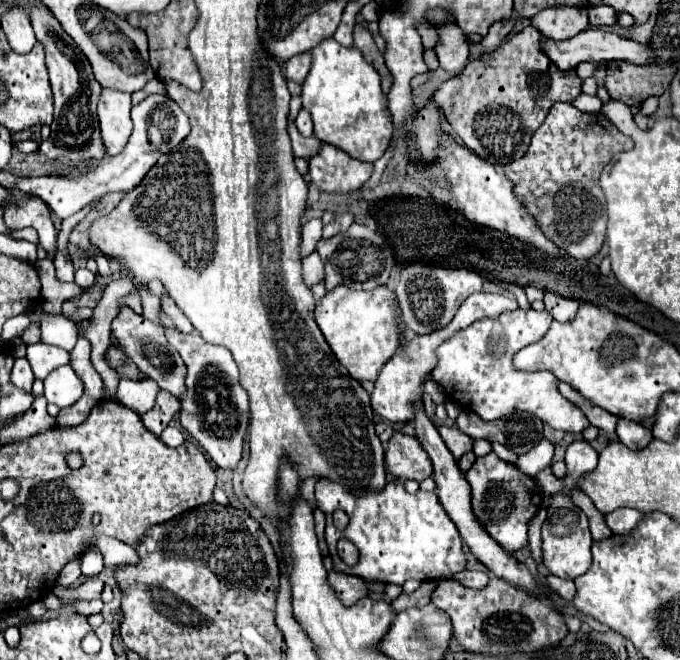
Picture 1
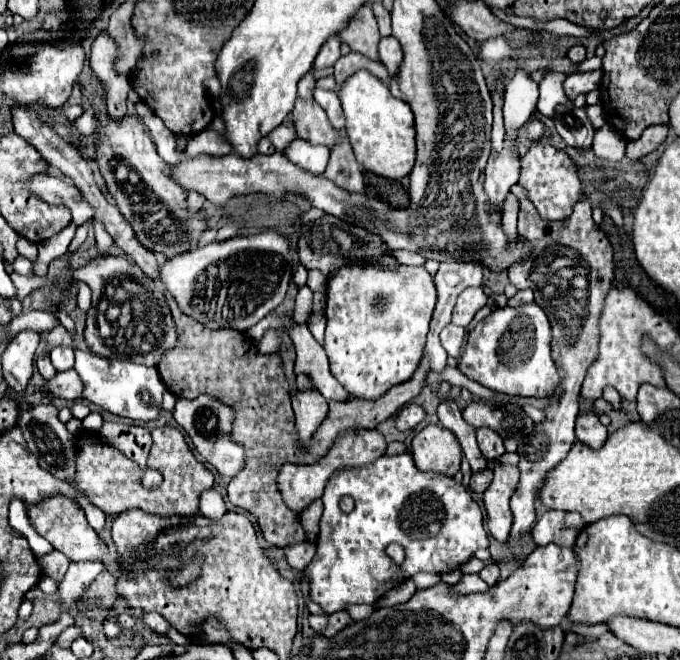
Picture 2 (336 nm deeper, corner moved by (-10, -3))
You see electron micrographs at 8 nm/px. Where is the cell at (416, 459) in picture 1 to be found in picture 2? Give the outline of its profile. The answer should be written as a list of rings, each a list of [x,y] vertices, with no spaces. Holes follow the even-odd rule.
[[[426,425],[412,439],[412,457],[422,471],[446,473],[454,477],[460,471],[462,449],[452,431],[442,425]]]

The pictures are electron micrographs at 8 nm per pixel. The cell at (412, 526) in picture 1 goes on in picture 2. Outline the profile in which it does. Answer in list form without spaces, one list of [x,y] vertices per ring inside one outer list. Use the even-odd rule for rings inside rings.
[[[410,453],[402,455],[384,455],[370,465],[362,467],[344,467],[336,469],[324,489],[324,515],[320,519],[320,535],[316,543],[316,555],[312,563],[304,569],[310,571],[310,597],[316,601],[326,615],[346,609],[352,603],[374,605],[392,587],[410,579],[418,571],[444,573],[446,569],[458,569],[464,565],[478,549],[488,547],[488,535],[482,525],[482,511],[472,501],[462,483],[454,481],[442,473],[424,473],[414,465]],[[350,495],[356,501],[352,513],[344,513],[338,507],[340,497]],[[388,543],[400,543],[406,549],[406,561],[398,567],[392,567],[394,577],[384,566],[394,563],[386,554]]]

